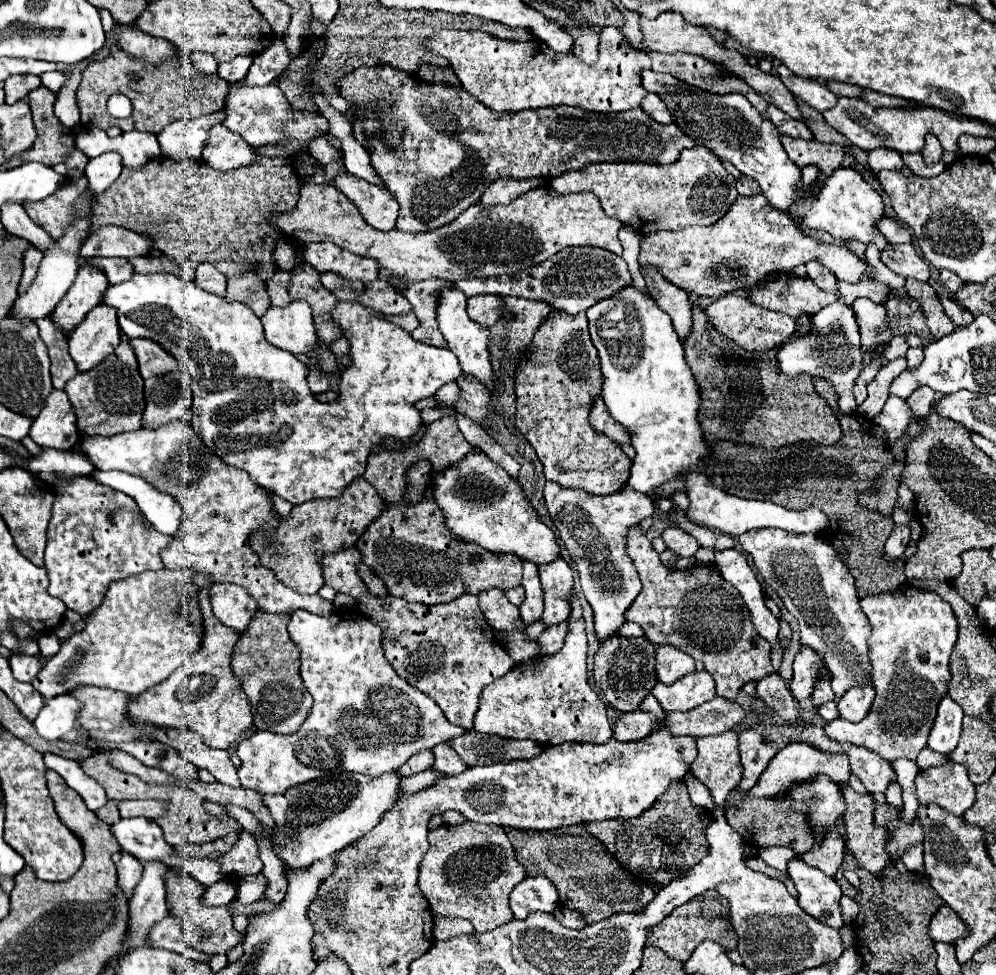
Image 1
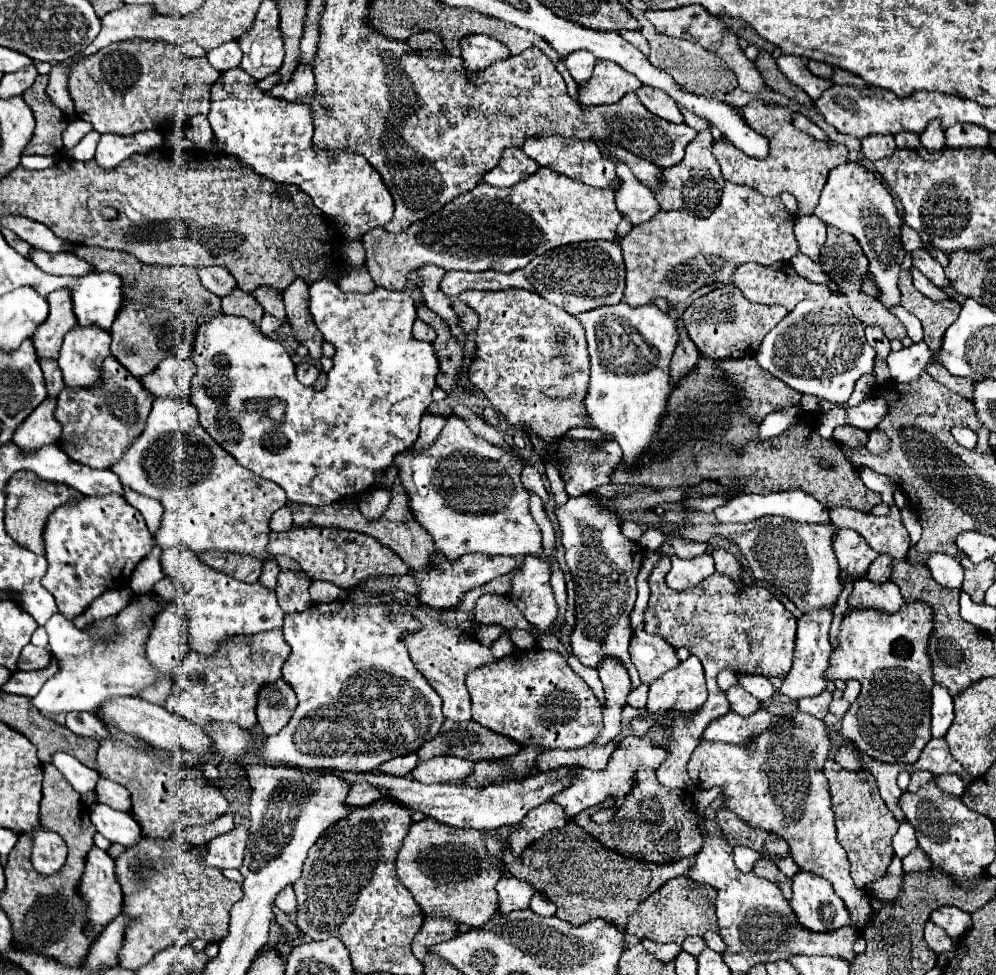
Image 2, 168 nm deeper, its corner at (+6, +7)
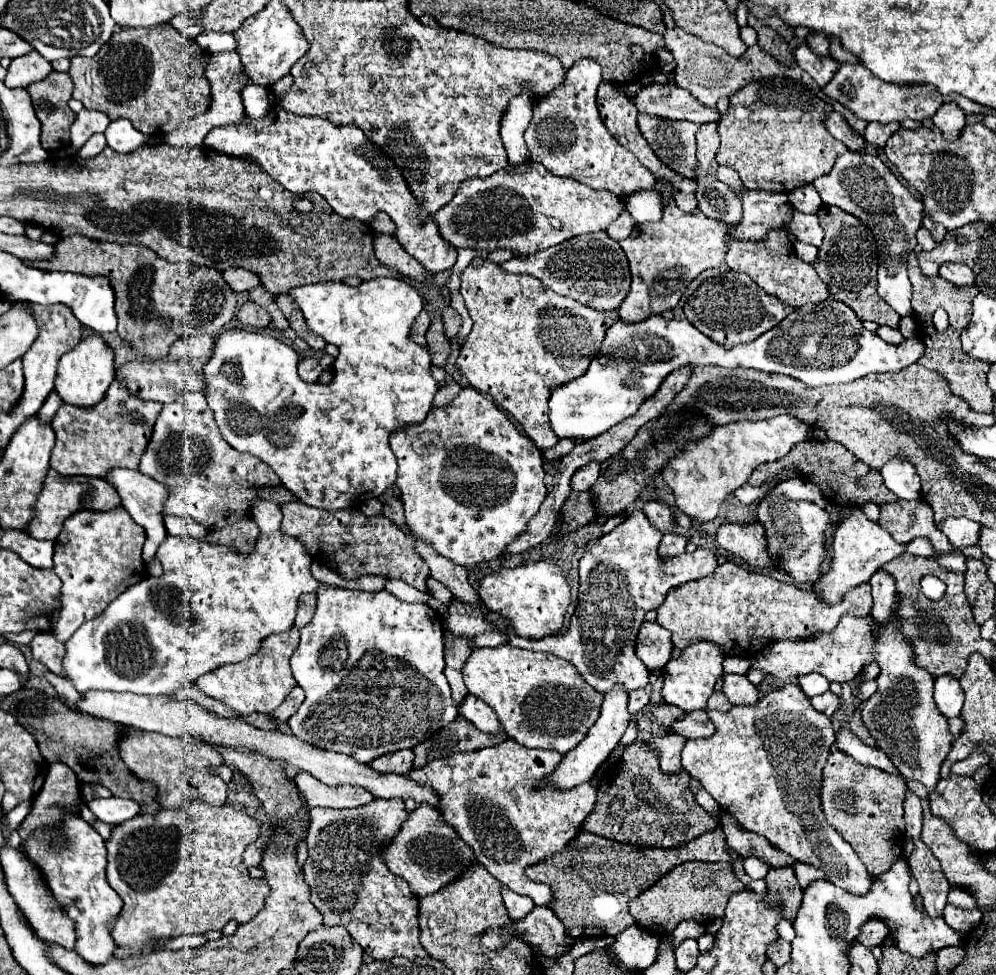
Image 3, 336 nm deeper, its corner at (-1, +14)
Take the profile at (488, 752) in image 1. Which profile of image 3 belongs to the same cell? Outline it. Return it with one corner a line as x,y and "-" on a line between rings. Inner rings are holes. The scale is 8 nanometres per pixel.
455,718
443,730
435,732
433,736
429,736
427,740
423,740
419,746
413,748
413,754
415,754
413,768
423,768
431,760
445,758
447,754
489,748
489,746
503,742
505,738
507,738
507,734
499,734
499,736
485,734
485,732
477,730
469,720

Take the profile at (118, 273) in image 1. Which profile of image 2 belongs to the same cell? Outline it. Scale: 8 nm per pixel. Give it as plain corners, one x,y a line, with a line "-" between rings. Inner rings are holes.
32,249
30,251
30,259
46,273
50,275
74,275
74,277
82,277
88,275
92,269
92,265
88,267
84,259
76,257
74,253
68,251
60,251
60,253
46,253
46,251
38,251

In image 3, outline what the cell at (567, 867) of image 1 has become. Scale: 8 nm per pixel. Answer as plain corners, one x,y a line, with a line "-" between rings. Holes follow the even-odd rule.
721,826
679,848
643,848
579,832
575,842
571,842
563,852
541,864
529,866
525,874
533,882
551,886
553,900
549,908
563,922
571,938
603,938
617,936
627,926
633,926
635,920
629,914
629,900
651,888
671,868
689,860
731,862

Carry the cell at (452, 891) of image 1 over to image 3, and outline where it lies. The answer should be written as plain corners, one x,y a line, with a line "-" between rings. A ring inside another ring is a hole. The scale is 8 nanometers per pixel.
419,804
403,822
397,836
385,852
387,868
407,880
413,894
423,898
453,882
459,872
465,872
475,862
473,850
457,836
457,832
443,822
439,810
431,804

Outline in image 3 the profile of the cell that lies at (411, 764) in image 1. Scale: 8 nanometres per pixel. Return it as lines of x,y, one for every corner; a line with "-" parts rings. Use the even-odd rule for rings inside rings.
399,750
399,752
389,752
375,762
369,762
373,770
377,772
395,772
395,774
407,774
413,768
413,752
411,750

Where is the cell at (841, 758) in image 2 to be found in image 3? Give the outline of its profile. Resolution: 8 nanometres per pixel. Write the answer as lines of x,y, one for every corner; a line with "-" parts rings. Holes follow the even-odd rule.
863,702
855,708
855,712
853,712
853,716
851,716
849,726
851,726
851,730
853,730
855,734
859,734
859,736
863,738
863,742
867,742
869,746
873,746
873,744
875,744
875,738
871,738
871,734
869,734
869,730
867,730
867,726
863,724
863,720
861,720
861,710
863,710

